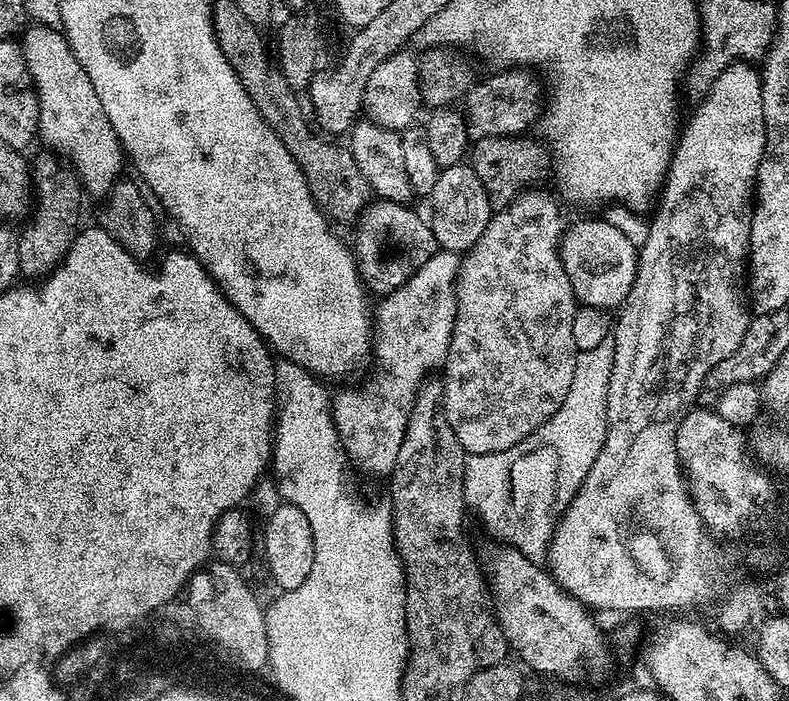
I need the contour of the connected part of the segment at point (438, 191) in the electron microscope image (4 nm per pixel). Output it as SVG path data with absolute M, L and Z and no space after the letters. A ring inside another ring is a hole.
M471 163L455 164L440 169L438 182L434 182L434 190L430 197L432 216L430 223L437 245L446 251L466 254L482 238L486 226L492 221L492 203L486 198L486 190L482 190L482 182L474 174Z

